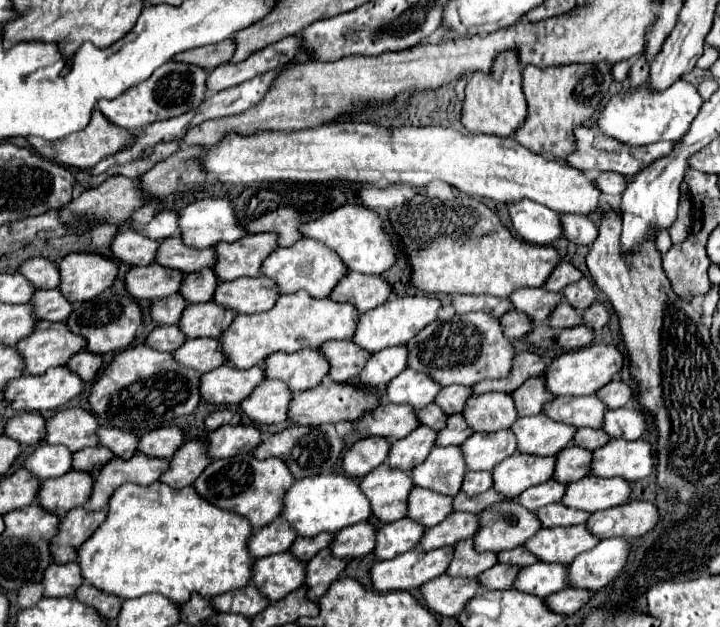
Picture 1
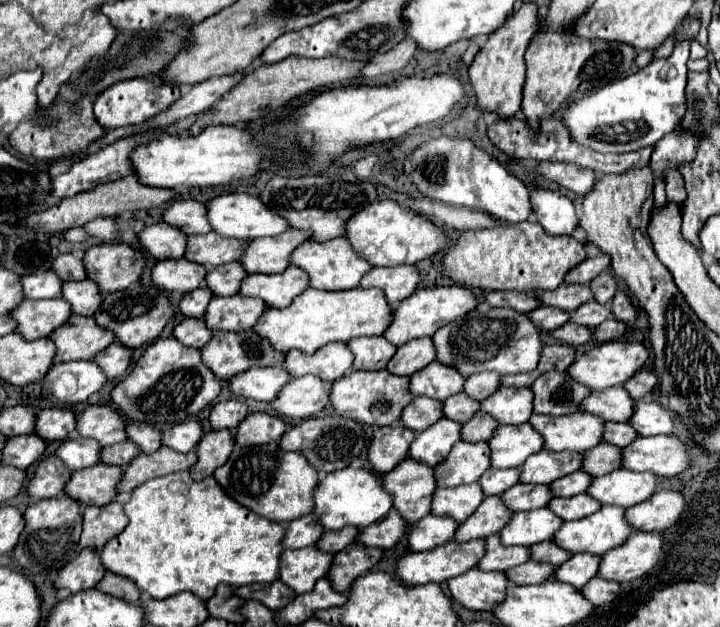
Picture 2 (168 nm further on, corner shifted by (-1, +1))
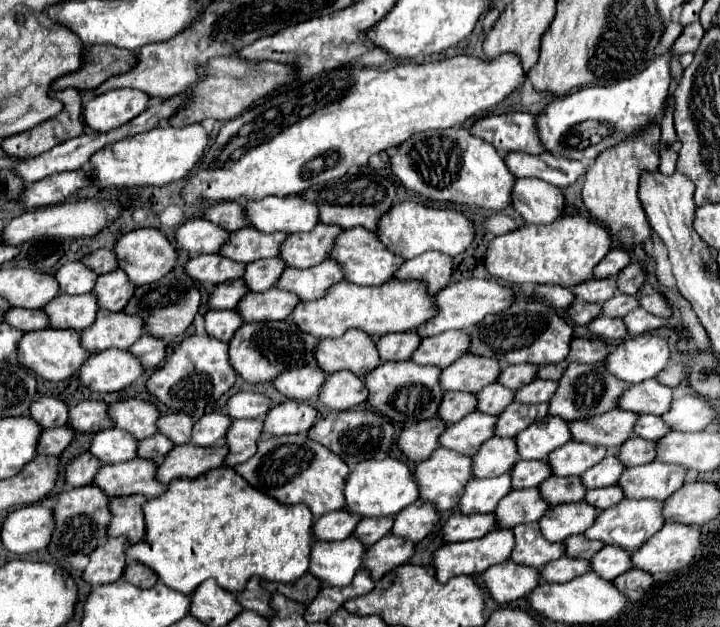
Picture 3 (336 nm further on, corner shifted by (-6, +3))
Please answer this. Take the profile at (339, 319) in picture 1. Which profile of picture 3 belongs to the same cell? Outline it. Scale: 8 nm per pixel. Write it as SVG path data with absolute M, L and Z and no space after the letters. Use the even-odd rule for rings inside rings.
M392 278L382 286L356 286L352 282L338 282L328 294L314 302L300 302L292 312L292 320L316 338L338 338L350 328L360 328L374 338L388 332L416 330L436 316L434 296L428 294L426 282Z

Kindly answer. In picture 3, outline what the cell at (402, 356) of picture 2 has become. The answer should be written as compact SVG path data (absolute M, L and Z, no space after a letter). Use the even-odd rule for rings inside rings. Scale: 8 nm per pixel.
M448 330L436 336L428 336L422 340L420 348L412 356L416 364L432 364L432 366L450 366L456 358L468 352L468 332L466 330Z

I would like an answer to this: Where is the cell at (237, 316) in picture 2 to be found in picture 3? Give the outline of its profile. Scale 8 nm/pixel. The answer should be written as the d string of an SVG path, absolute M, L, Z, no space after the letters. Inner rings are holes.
M272 288L266 292L248 292L236 310L244 316L244 322L270 322L288 318L298 302L296 294Z

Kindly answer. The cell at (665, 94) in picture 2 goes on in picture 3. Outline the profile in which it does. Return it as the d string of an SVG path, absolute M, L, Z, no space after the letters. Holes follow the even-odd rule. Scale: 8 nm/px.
M662 54L650 62L640 74L612 86L588 86L562 98L554 98L536 118L536 130L546 152L568 160L596 158L602 150L616 146L632 136L638 128L654 122L666 108L670 76L670 54Z

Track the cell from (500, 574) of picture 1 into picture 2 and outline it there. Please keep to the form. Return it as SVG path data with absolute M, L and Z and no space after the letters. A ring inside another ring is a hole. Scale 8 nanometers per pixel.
M529 560L527 564L519 564L517 568L509 568L505 572L505 576L507 576L509 582L513 582L517 586L521 586L521 584L541 584L541 582L547 582L553 576L555 568L557 566Z

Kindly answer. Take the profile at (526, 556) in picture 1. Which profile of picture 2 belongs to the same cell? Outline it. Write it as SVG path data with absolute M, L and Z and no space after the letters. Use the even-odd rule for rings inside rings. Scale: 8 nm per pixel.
M539 542L529 546L531 548L531 560L535 562L547 562L547 564L563 564L567 558L571 558L571 552L565 552L557 548L553 542Z

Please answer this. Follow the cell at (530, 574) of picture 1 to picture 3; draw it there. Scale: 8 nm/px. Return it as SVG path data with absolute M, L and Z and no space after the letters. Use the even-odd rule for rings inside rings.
M604 546L592 558L592 570L608 580L614 580L616 576L620 576L632 568L634 568L632 556L628 554L628 550L620 550L620 546Z

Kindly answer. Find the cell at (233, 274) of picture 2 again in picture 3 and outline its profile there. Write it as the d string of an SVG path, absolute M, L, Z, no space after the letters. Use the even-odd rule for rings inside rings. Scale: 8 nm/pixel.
M266 258L266 260L250 262L246 266L244 282L250 290L264 292L278 282L284 268L286 268L286 262L282 262L282 258Z

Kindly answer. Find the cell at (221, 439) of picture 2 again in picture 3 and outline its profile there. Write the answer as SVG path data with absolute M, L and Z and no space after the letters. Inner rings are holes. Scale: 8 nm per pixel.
M234 420L234 424L228 430L226 442L230 446L228 454L228 466L236 466L248 458L252 458L252 452L256 452L258 440L264 436L264 422L262 420Z

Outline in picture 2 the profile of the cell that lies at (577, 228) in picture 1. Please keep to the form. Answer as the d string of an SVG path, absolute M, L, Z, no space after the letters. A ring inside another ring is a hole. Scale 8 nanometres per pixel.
M539 188L531 192L531 204L535 210L537 222L551 236L569 236L579 226L575 206L559 190ZM557 202L563 202L557 206Z

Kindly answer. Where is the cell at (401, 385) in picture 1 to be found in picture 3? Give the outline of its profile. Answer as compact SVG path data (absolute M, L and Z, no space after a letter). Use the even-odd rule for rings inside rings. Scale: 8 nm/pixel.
M466 354L442 370L440 384L444 390L480 392L484 386L494 384L500 376L502 364L496 358L480 358Z

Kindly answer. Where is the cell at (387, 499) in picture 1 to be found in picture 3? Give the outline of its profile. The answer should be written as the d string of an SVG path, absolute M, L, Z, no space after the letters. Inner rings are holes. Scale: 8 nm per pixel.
M448 448L434 450L428 460L416 464L414 478L420 488L420 498L434 502L440 512L448 512L456 508L466 482L474 478L472 456Z

